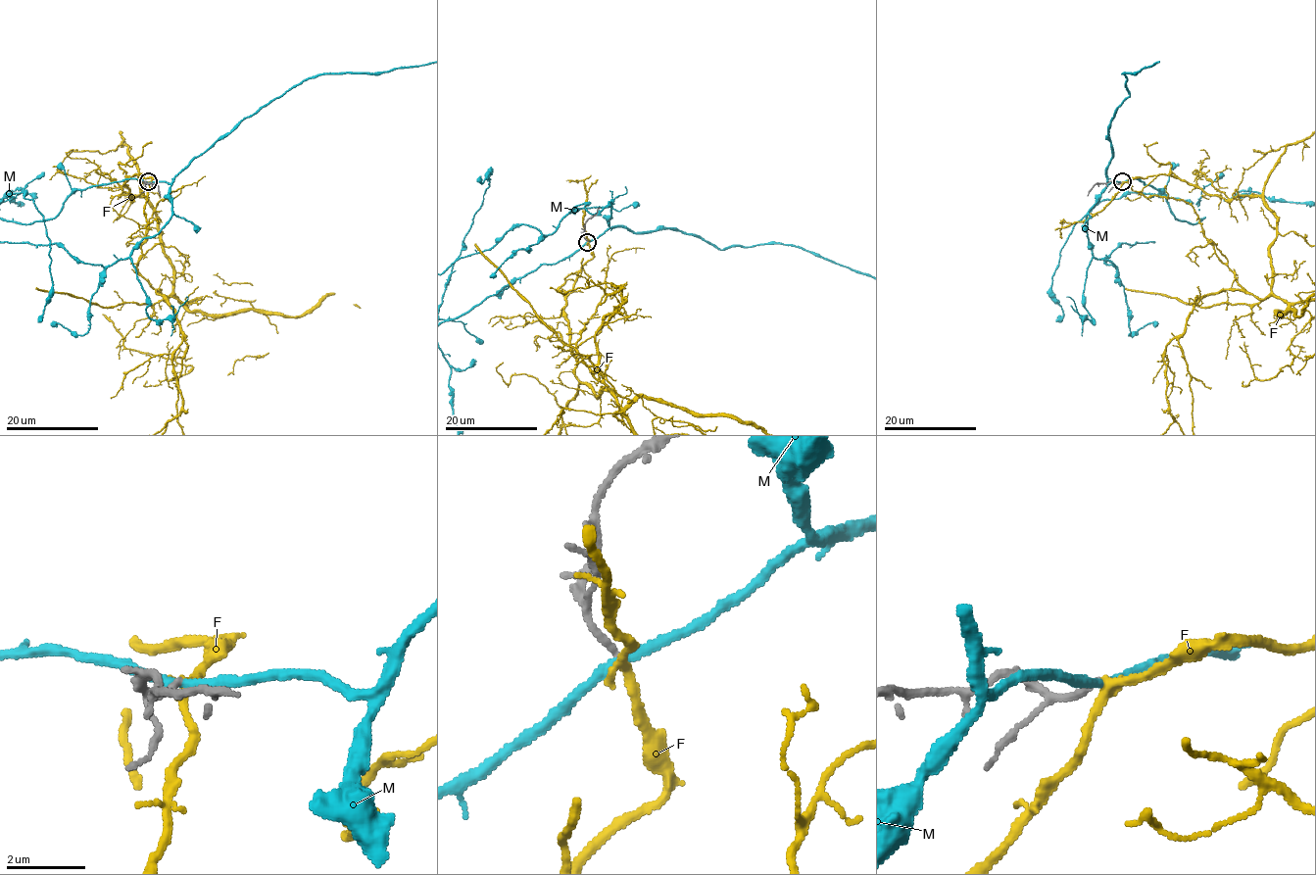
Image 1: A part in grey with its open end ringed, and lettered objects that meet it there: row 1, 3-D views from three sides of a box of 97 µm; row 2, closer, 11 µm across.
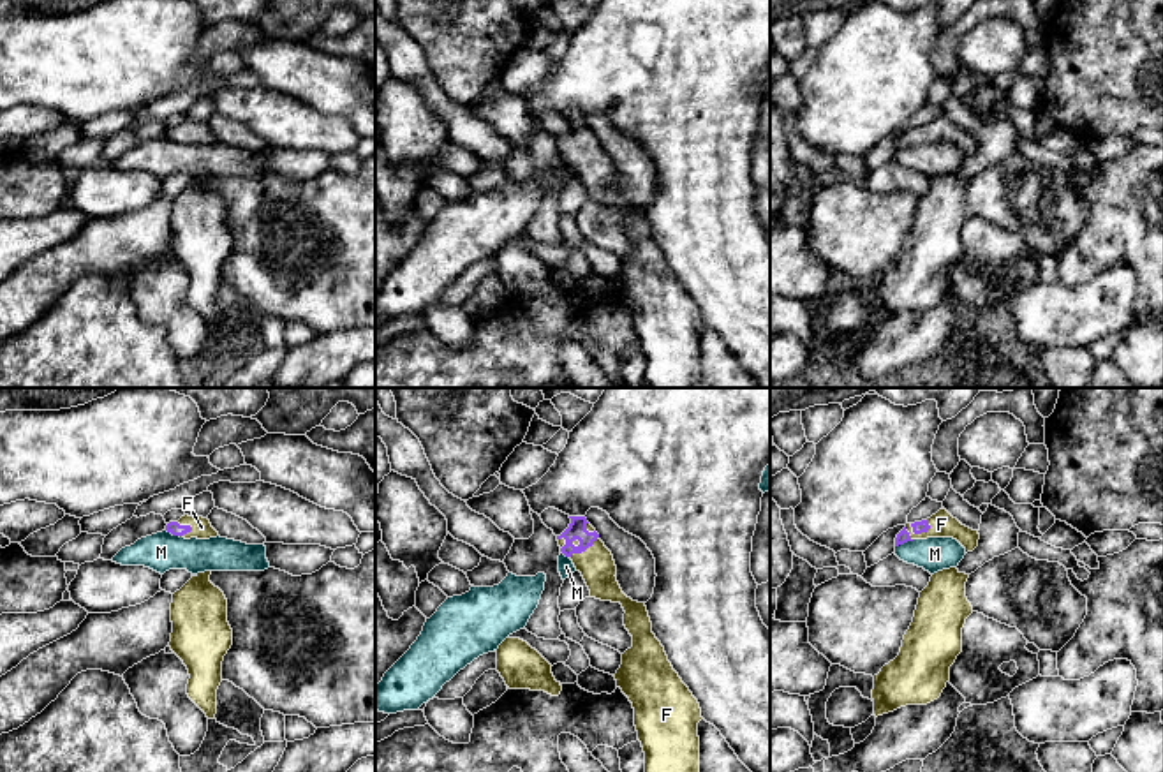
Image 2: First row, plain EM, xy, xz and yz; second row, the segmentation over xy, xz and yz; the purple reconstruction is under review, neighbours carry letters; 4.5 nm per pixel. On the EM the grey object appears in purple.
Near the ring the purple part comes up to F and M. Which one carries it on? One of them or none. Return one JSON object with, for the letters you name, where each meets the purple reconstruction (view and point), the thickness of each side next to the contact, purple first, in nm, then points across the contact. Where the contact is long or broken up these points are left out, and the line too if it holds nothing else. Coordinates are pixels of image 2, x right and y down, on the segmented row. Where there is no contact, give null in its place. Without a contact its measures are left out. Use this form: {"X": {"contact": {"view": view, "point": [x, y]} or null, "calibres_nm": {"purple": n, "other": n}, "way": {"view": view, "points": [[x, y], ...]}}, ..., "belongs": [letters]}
{"F": {"contact": {"view": "yz", "point": [920, 533]}, "calibres_nm": {"purple": 60, "other": 110}, "way": {"view": "yz", "points": [[918, 527], [920, 533], [941, 524]]}}, "belongs": ["F"]}

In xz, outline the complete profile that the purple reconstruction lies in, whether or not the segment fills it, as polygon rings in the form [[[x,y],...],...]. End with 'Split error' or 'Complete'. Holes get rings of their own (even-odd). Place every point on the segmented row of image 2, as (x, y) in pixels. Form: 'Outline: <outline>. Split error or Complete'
Outline: [[[569,516],[569,527],[557,536],[560,552],[569,557],[582,573],[590,598],[620,603],[624,626],[633,636],[633,647],[622,654],[622,664],[613,675],[617,687],[629,698],[634,709],[634,726],[645,753],[645,772],[700,772],[698,723],[701,709],[689,687],[673,670],[664,647],[652,633],[652,622],[645,603],[627,598],[617,582],[617,566],[611,552],[599,539],[596,529],[585,516]]]. Split error

